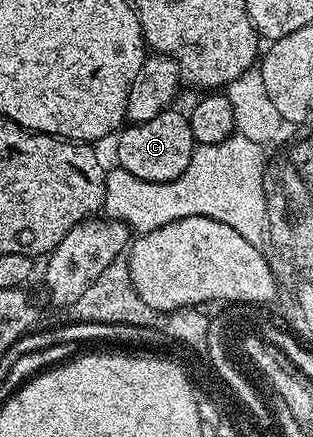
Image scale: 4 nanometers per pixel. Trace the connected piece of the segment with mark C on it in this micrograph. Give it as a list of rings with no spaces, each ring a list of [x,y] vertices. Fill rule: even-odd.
[[[174,107],[166,109],[160,115],[156,115],[156,119],[148,119],[148,123],[127,124],[117,134],[117,164],[121,169],[136,175],[136,179],[156,183],[164,183],[184,175],[194,154],[196,142],[192,135],[189,116],[185,112],[177,113],[176,110]]]

